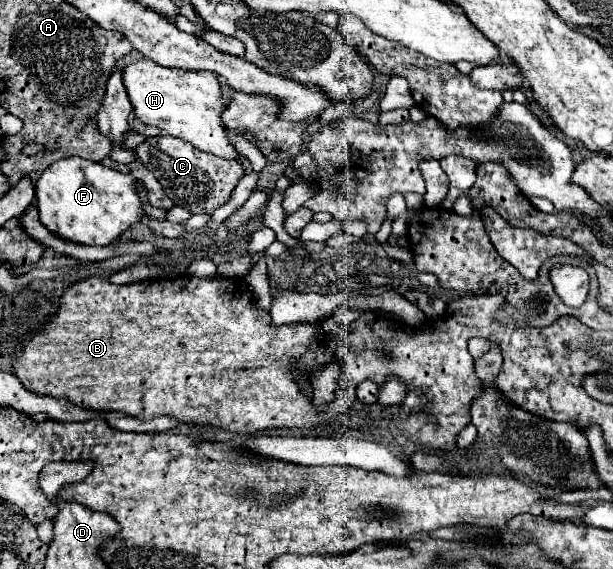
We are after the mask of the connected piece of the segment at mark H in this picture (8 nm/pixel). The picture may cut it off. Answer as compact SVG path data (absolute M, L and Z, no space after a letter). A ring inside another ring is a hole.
M145 57L123 67L123 83L133 105L133 113L141 123L155 125L163 133L195 145L199 151L237 159L237 151L227 139L221 121L225 105L221 103L221 87L213 73L163 67Z

